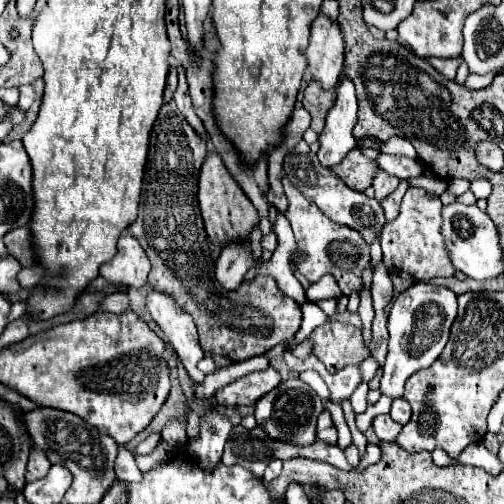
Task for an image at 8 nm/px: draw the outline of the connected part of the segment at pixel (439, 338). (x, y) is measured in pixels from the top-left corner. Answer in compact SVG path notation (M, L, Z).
M416 282L404 290L392 304L388 316L388 356L382 366L384 376L380 380L382 394L400 398L404 392L404 382L418 370L428 368L446 346L450 336L450 326L456 318L456 294L446 286L436 286L428 282Z

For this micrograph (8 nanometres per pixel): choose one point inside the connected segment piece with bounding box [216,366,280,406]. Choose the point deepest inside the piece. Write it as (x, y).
(244, 392)

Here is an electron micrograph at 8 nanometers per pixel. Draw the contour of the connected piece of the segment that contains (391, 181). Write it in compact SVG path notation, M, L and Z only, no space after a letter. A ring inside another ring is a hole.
M378 170L376 176L374 176L374 180L372 180L372 188L376 190L376 198L378 200L386 198L390 192L394 192L394 188L398 186L398 182L400 180L396 176L390 176L384 170Z

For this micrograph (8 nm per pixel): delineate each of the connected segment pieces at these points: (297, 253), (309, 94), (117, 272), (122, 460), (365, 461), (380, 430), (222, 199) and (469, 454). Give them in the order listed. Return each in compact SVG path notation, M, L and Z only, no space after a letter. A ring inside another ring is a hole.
M286 176L282 178L282 184L284 184L284 194L288 198L286 218L296 238L296 250L292 252L292 260L296 262L298 272L306 276L310 282L320 280L320 276L324 274L332 274L344 296L350 296L352 290L360 290L362 286L360 274L364 266L370 264L370 248L366 248L366 242L362 240L362 236L326 218L316 204L306 200L302 192L298 192L298 188L294 188L290 180L286 180Z
M310 82L304 90L304 100L302 100L302 106L310 112L312 116L312 130L314 132L322 132L324 128L324 118L326 118L326 112L330 110L330 106L334 104L334 96L336 96L336 90L322 90L316 82Z
M128 230L120 234L116 256L100 268L100 276L108 282L122 282L126 286L142 288L150 272L150 262L142 246Z
M118 446L118 458L116 458L114 472L118 480L126 480L126 482L138 482L142 478L142 472L138 470L134 456L124 446Z
M368 444L366 446L366 454L360 460L360 468L366 468L368 464L376 464L382 458L382 448L378 444Z
M380 414L380 416L376 416L374 422L372 422L372 426L374 426L374 430L376 430L376 436L378 436L382 442L384 442L384 440L388 440L388 442L396 440L398 432L402 430L402 426L400 426L398 422L394 422L394 420L390 418L390 414Z
M210 150L202 168L200 168L200 180L198 180L198 200L202 218L206 224L208 236L218 244L224 246L232 240L244 240L250 236L252 226L258 222L258 212L240 188L240 184L232 178L228 168L224 166L220 154L216 150Z
M482 442L468 444L468 446L462 450L462 454L458 456L458 462L460 462L460 464L480 466L480 468L484 468L490 475L500 474L500 472L502 472L502 462L498 460L498 456L490 454Z

